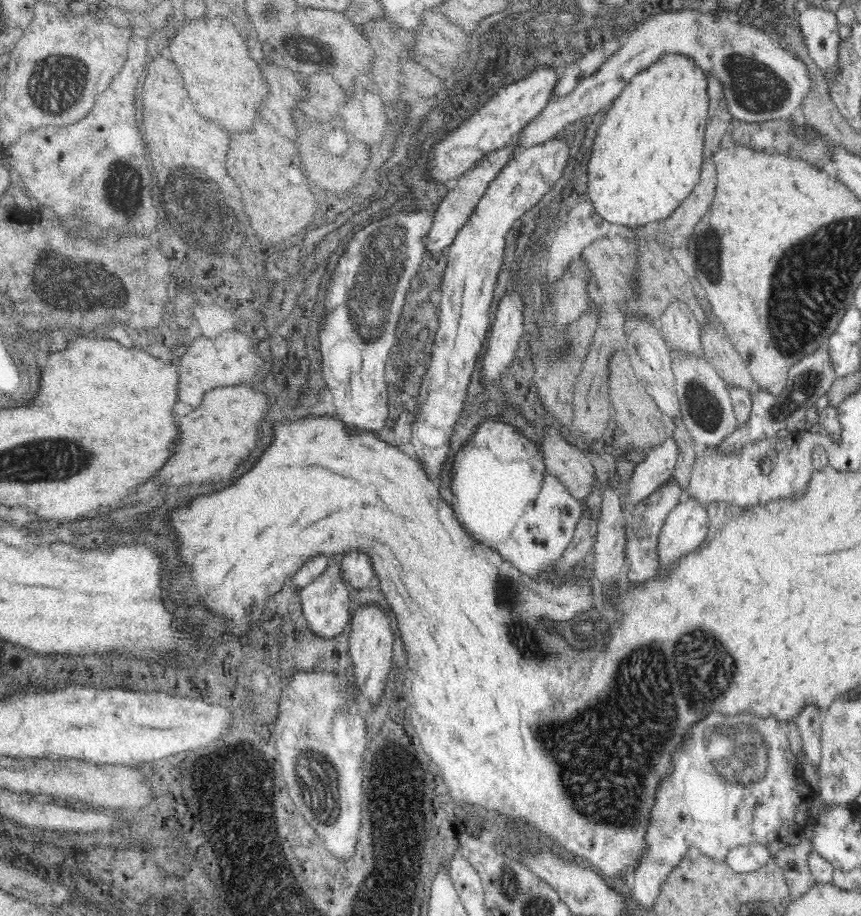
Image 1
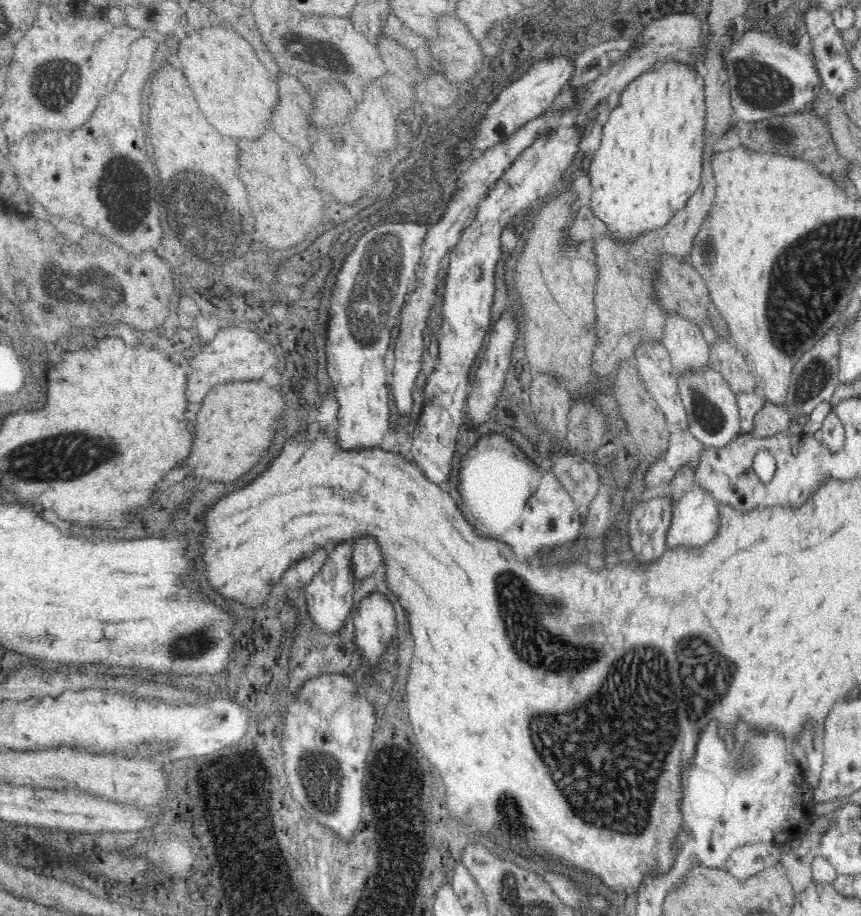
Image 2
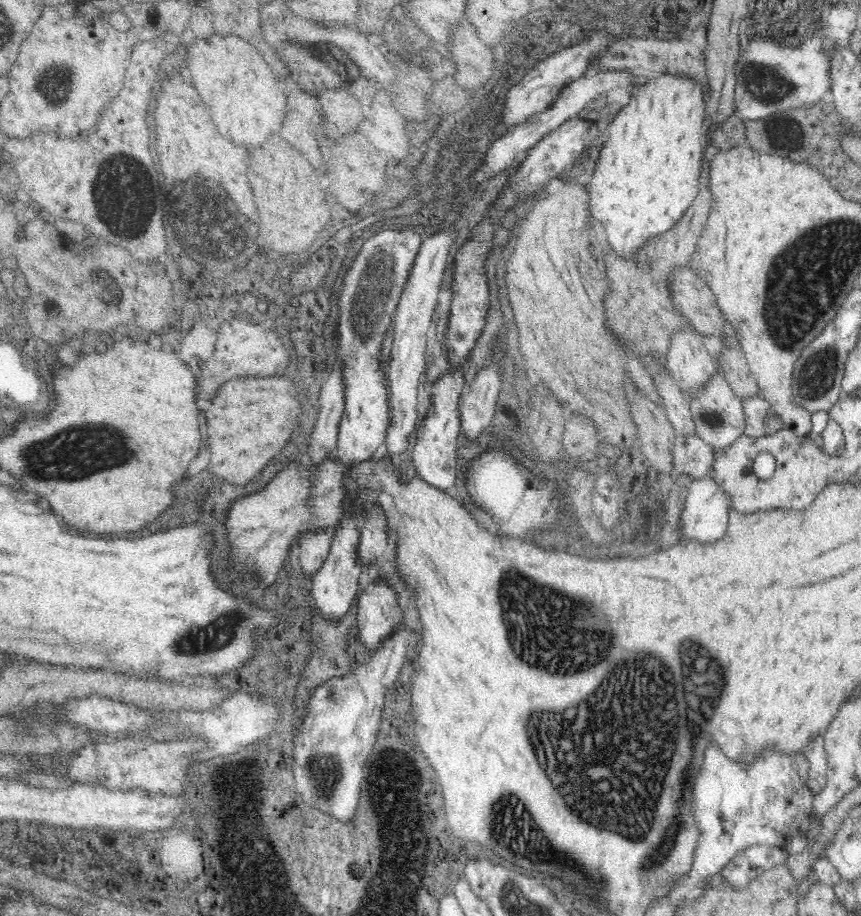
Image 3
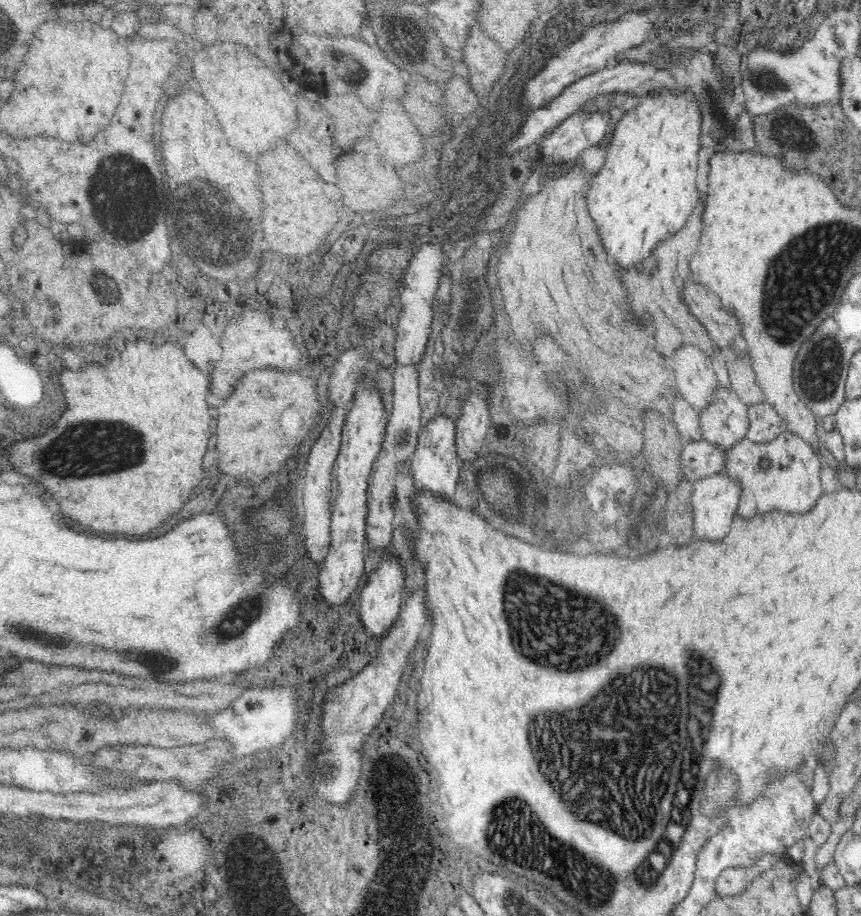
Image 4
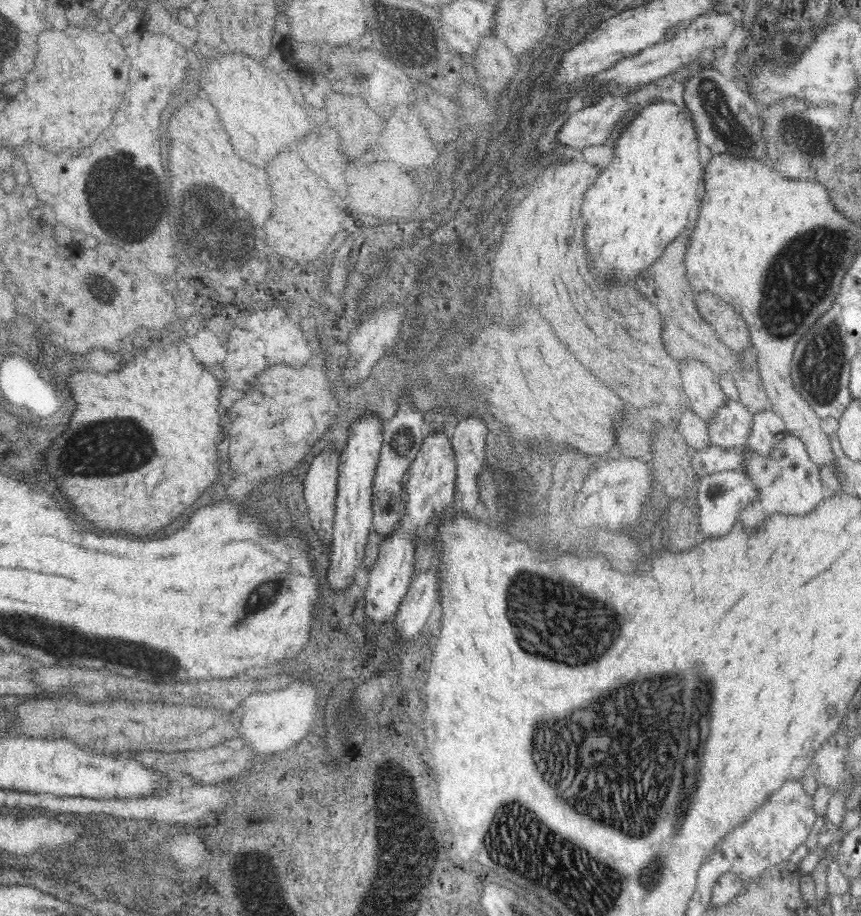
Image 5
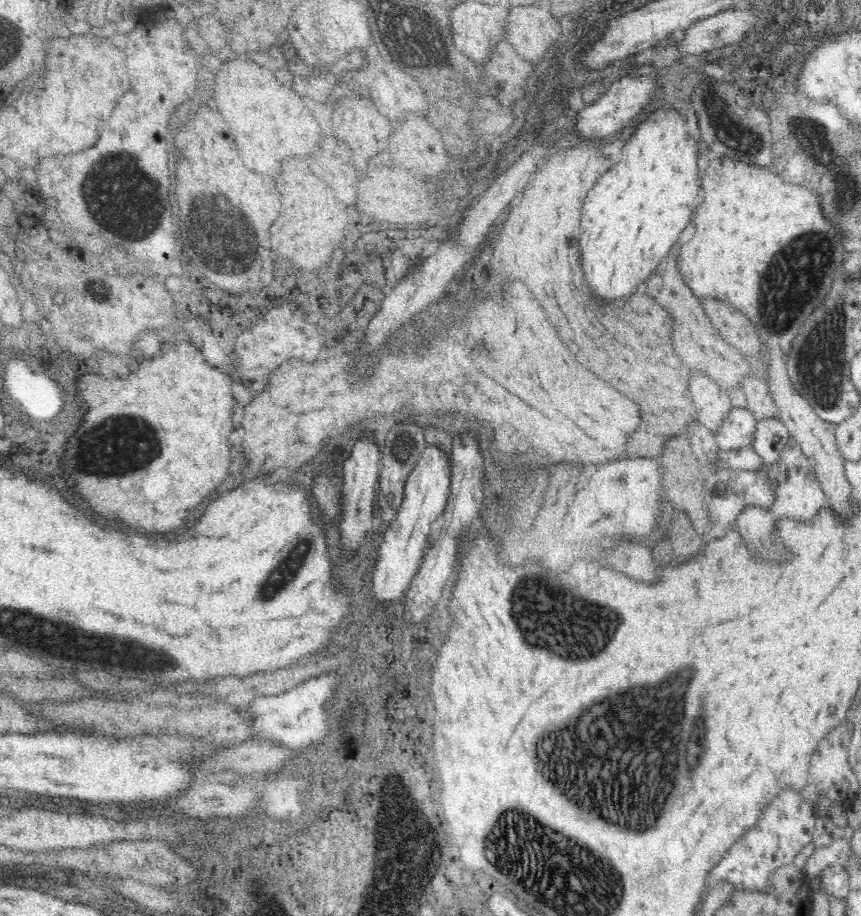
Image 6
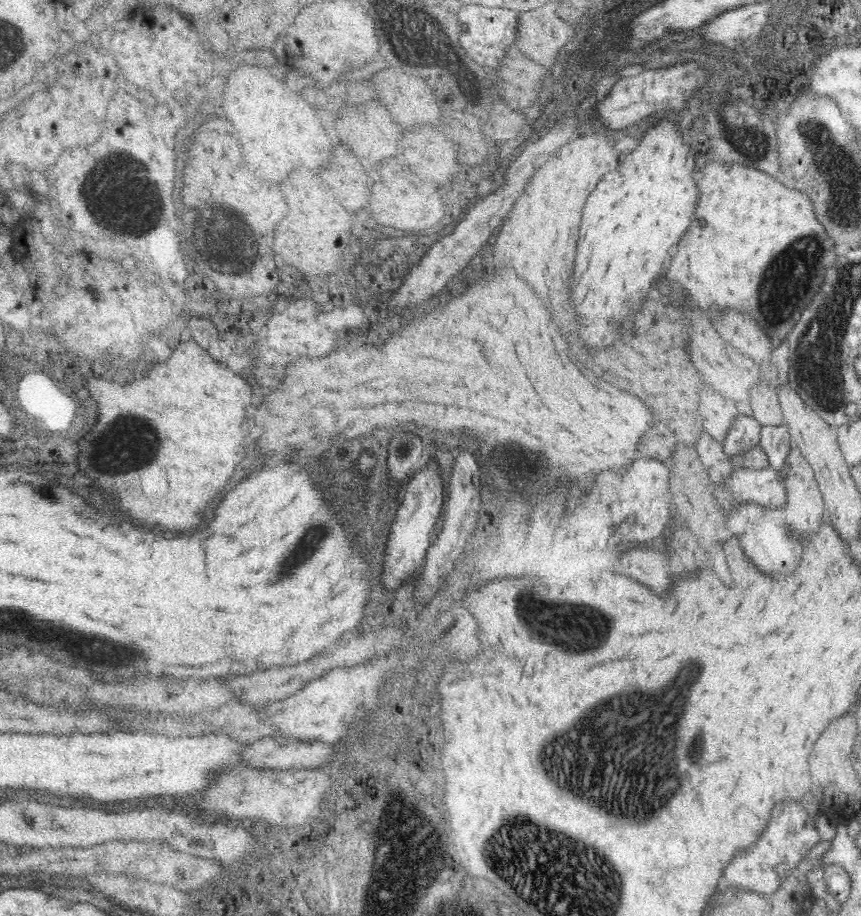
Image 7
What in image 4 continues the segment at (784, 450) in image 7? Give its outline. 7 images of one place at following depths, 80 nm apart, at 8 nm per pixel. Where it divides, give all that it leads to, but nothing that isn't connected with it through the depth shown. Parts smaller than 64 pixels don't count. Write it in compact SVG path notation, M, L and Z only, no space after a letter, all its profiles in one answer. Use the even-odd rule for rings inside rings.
M765 400L748 407L749 427L747 439L752 442L771 442L786 431L786 424Z

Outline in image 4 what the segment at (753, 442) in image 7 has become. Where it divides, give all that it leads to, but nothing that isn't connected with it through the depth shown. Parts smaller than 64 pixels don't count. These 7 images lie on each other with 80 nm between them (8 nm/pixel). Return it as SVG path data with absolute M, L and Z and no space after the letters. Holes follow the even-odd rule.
M717 384L708 408L700 412L703 439L724 450L731 449L740 440L747 439L748 407L734 391Z

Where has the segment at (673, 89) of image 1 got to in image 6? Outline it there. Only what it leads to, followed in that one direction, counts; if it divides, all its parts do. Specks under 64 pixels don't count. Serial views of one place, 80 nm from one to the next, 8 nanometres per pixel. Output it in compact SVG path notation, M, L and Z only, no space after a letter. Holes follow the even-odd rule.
M666 108L658 109L654 113L650 114L636 129L636 134L628 140L628 144L624 146L624 152L622 152L622 158L624 162L618 162L614 168L610 168L598 182L596 186L588 192L586 200L584 200L584 206L582 206L582 238L580 238L580 260L582 260L582 272L584 272L584 278L588 282L588 286L592 288L594 298L602 300L604 304L610 304L614 300L623 300L624 298L632 296L638 288L638 284L642 284L656 268L658 264L662 262L662 258L670 252L670 248L676 244L680 232L688 226L690 222L690 216L692 216L692 210L694 210L694 204L698 200L698 194L700 194L700 186L698 186L698 146L696 142L690 138L691 128L686 126L686 118L674 110L666 110Z

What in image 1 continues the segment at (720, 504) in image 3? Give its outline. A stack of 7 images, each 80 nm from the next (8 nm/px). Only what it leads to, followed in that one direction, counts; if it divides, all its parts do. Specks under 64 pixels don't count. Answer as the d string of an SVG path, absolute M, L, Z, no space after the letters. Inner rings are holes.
M685 495L678 501L658 536L660 566L657 578L665 577L682 555L692 552L705 542L710 528L708 516L706 506L694 497Z

